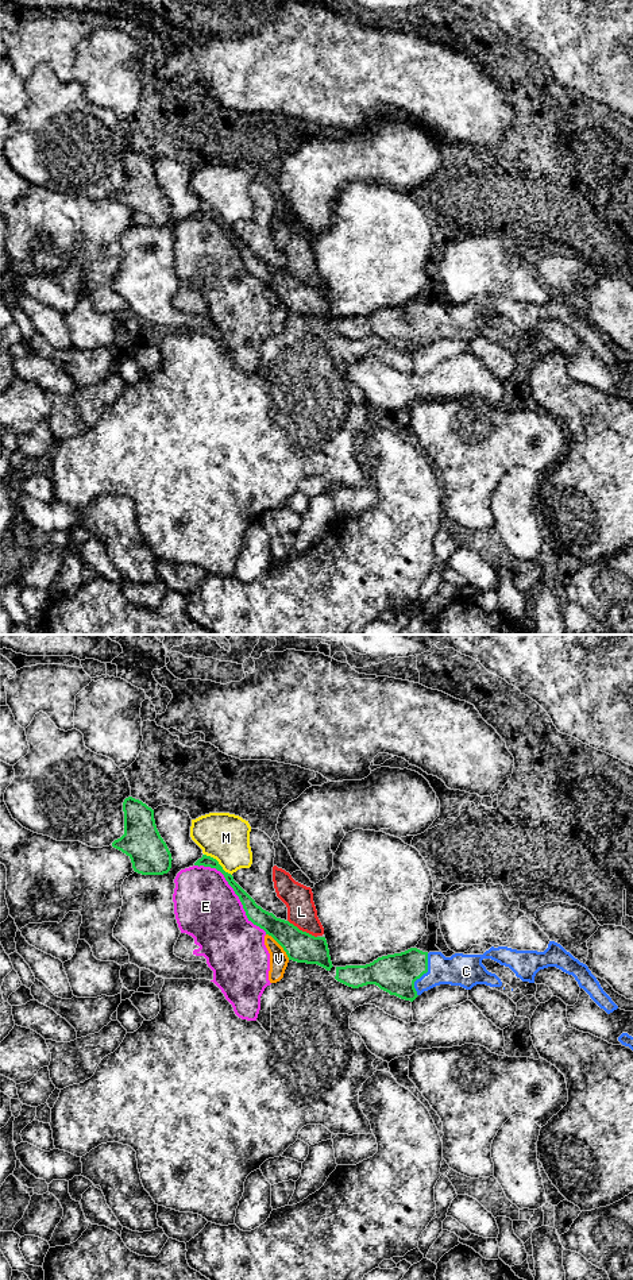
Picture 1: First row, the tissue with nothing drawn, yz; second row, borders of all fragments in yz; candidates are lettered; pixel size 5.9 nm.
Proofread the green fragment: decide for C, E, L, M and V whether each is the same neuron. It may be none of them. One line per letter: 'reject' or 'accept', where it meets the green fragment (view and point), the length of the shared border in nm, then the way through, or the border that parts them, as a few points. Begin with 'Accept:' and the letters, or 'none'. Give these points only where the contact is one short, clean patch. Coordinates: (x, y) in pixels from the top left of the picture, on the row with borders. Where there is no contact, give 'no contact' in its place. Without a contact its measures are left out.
Accept: C
C: accept | yz (423, 974) | 260 nm | across yz (396, 974), (423, 974), (428, 970), (460, 970)
E: reject | yz (234, 890) | 600 nm
L: reject | yz (301, 930) | 200 nm
M: reject | yz (217, 863) | 220 nm
V: reject | yz (280, 944) | 220 nm

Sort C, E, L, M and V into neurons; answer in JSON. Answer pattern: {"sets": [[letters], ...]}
{"sets": [["C"], ["E"], ["L"], ["M"], ["V"]]}

